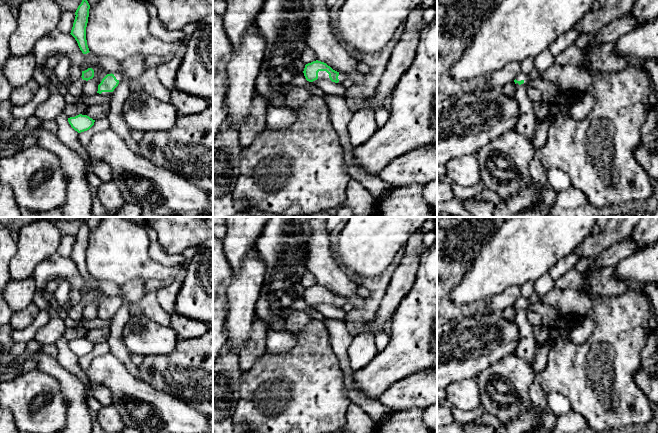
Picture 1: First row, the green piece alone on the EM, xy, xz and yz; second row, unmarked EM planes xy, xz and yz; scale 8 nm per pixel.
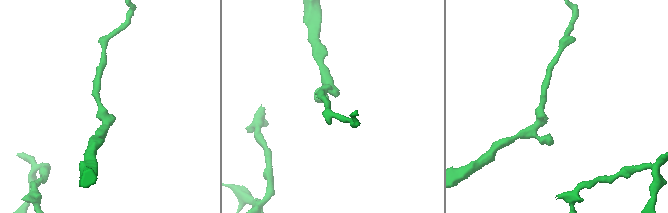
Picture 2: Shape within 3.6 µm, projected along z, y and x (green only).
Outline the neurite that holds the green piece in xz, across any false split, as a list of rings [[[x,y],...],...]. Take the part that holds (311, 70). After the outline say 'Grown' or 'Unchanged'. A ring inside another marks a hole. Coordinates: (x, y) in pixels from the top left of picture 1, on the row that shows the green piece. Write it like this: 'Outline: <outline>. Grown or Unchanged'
Outline: [[[318,60],[305,64],[303,73],[306,80],[309,82],[313,82],[317,79],[326,79],[342,84],[342,82],[347,79],[343,73],[333,70],[326,63]]]. Grown

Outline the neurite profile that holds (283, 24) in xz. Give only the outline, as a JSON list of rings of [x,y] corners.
[[[266,0],[255,19],[258,31],[265,40],[265,54],[255,82],[255,90],[264,98],[267,108],[284,106],[285,101],[280,97],[286,96],[307,81],[301,55],[307,47],[305,36],[311,11],[310,0]]]

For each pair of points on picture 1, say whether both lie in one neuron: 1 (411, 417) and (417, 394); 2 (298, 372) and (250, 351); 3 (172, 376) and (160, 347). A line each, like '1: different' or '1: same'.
1: different
2: different
3: different

